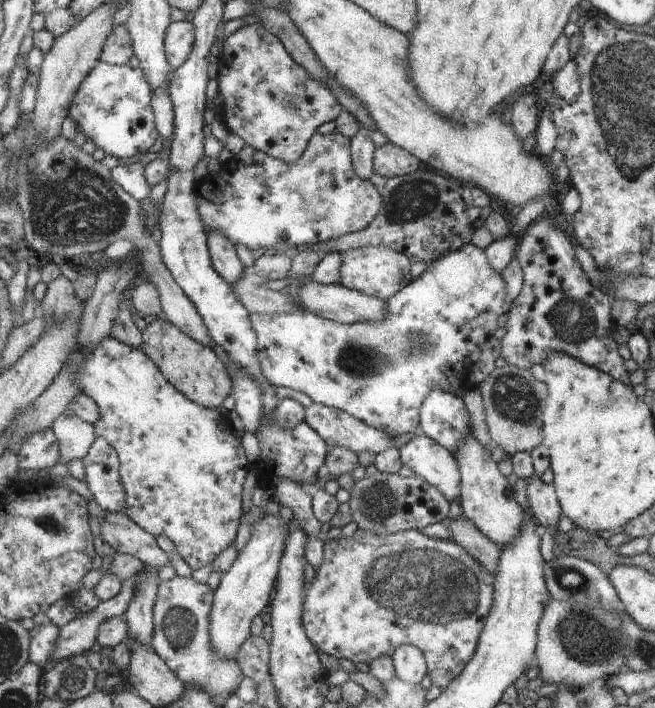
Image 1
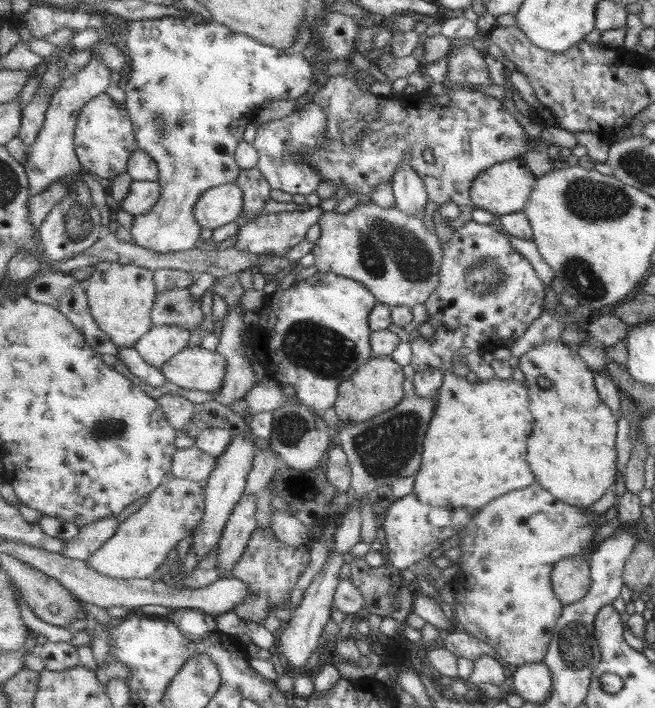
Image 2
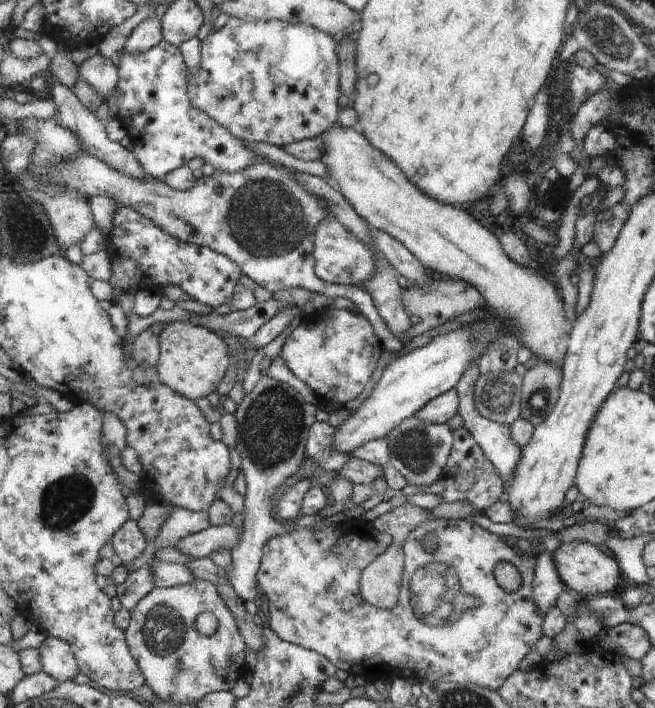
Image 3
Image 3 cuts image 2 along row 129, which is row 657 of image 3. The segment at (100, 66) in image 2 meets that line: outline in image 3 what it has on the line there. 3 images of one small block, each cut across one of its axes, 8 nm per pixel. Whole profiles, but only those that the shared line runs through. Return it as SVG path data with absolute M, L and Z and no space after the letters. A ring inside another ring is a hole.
M51 637L40 648L43 670L47 674L57 678L59 682L75 680L80 672L80 666L72 646L61 638Z

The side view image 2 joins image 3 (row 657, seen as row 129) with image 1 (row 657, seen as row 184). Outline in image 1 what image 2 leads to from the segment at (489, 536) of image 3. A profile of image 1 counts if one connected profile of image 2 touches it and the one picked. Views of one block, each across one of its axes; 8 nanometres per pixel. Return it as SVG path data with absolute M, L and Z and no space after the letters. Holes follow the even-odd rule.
M358 529L352 537L341 537L337 540L325 542L322 567L315 571L313 583L311 585L306 584L305 588L304 625L308 637L312 639L318 650L337 659L346 658L352 663L363 662L369 666L370 662L376 661L379 657L388 657L395 649L399 649L404 644L414 644L425 655L428 664L428 675L432 683L443 691L448 688L455 678L460 676L476 653L480 644L481 633L484 632L488 616L492 613L495 601L496 576L491 574L476 558L473 558L472 554L469 554L455 541L434 539L415 529L391 535L376 535L371 531Z

